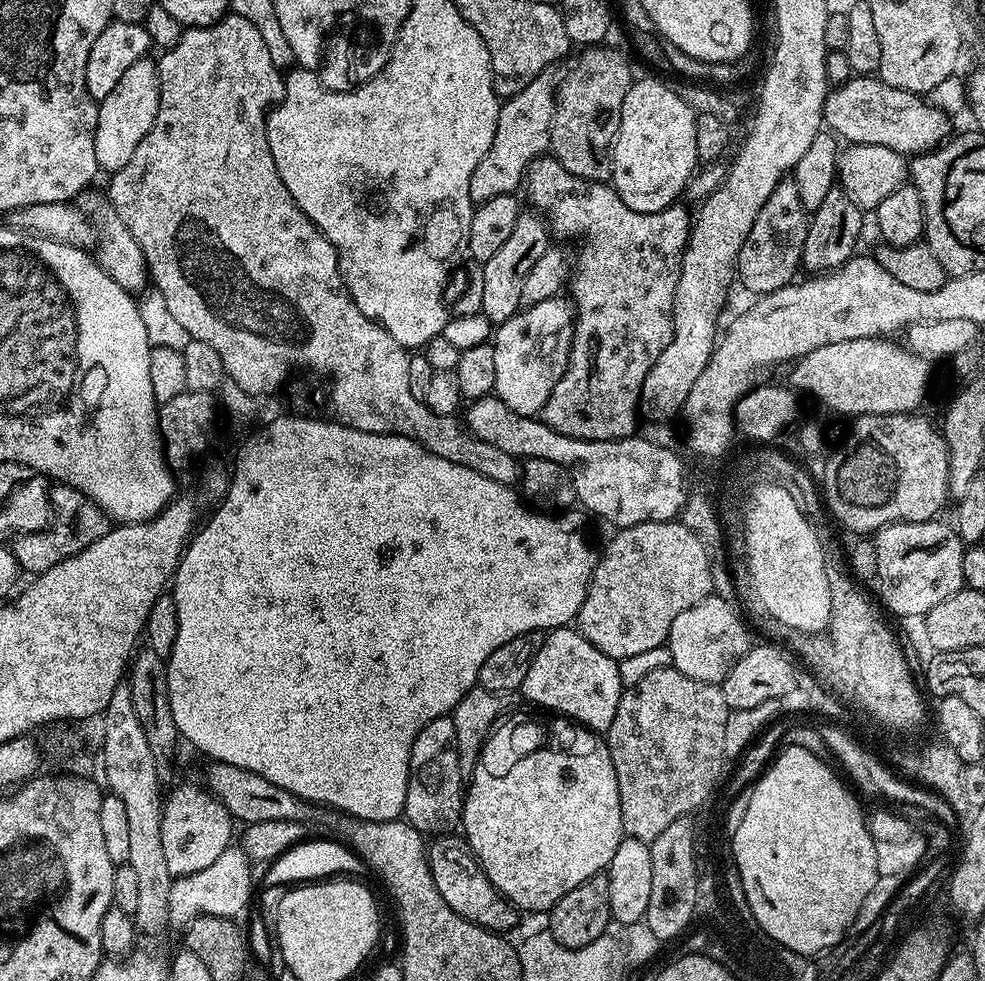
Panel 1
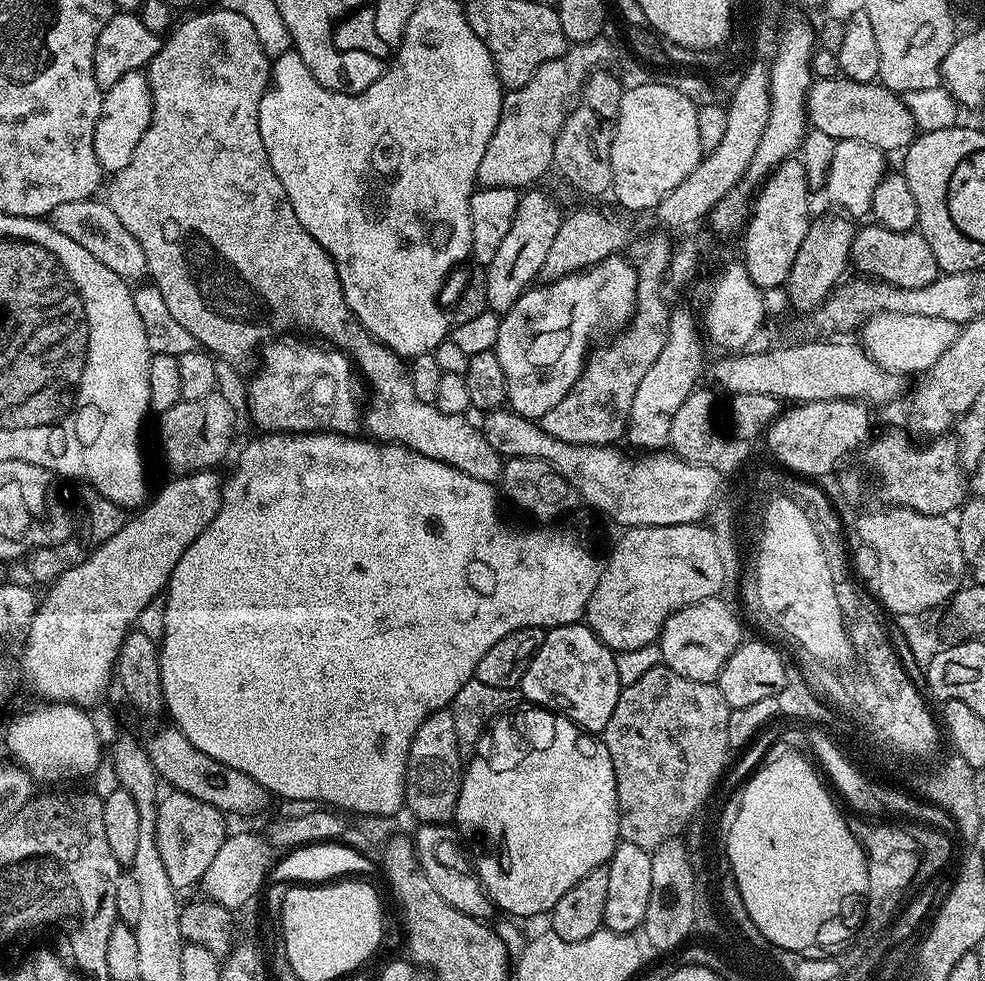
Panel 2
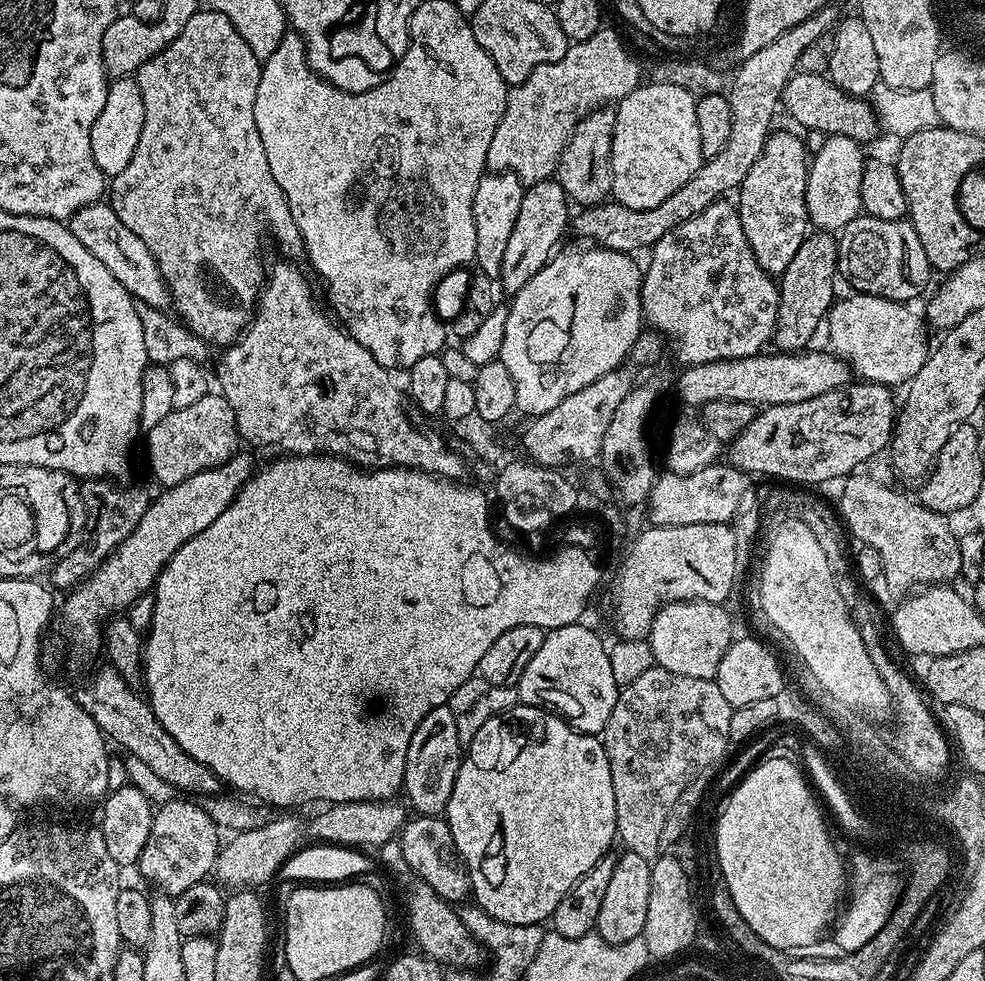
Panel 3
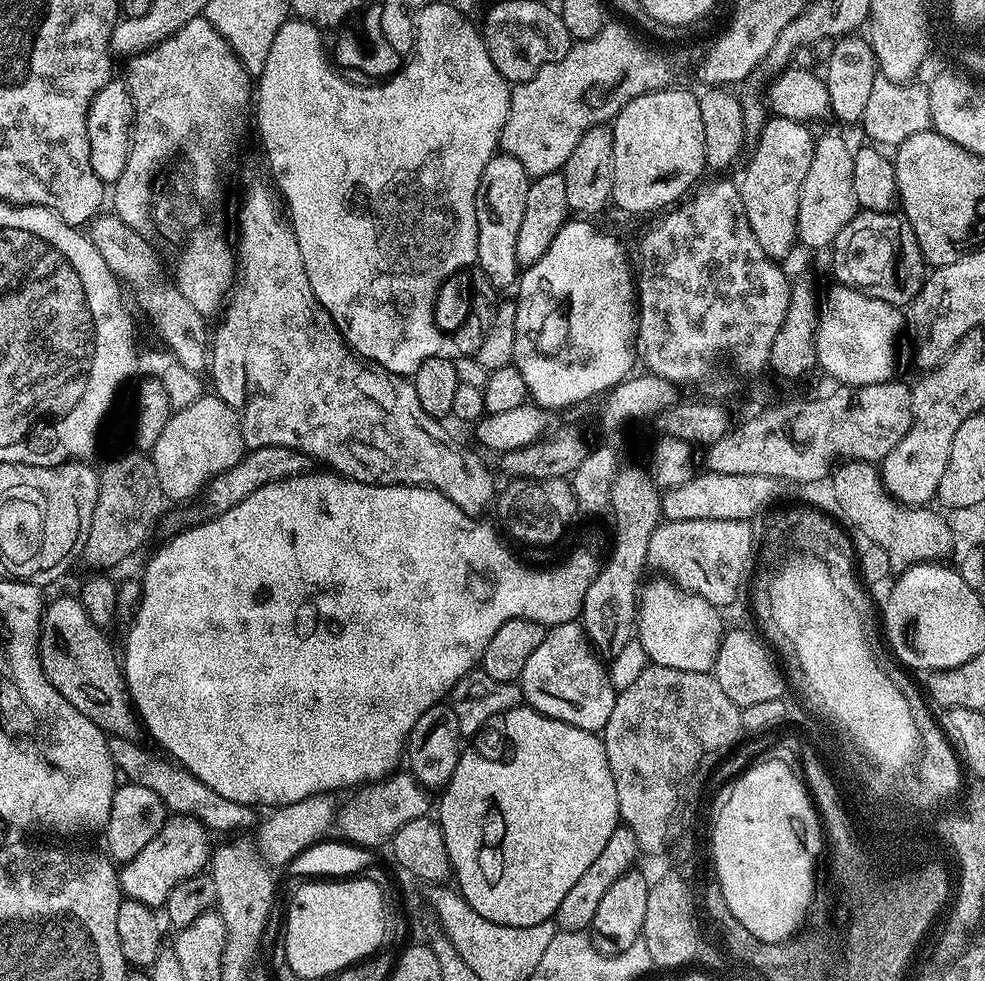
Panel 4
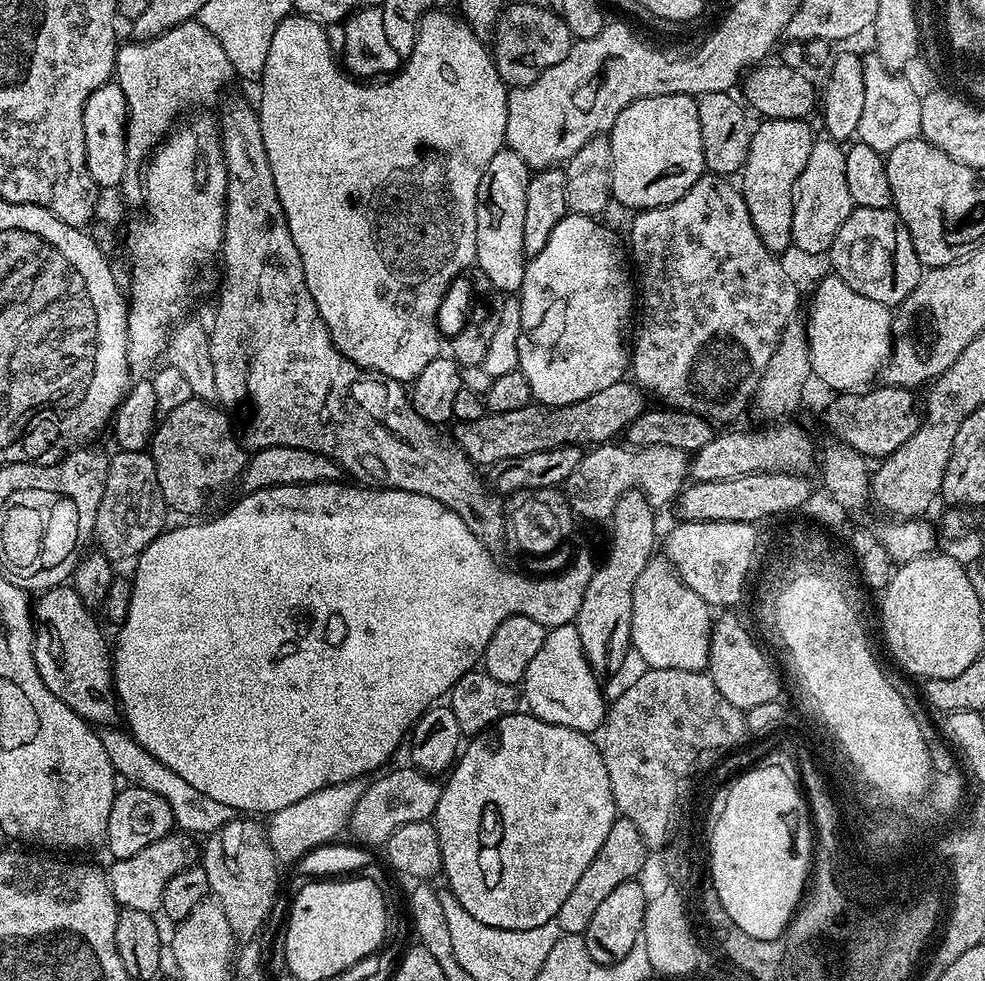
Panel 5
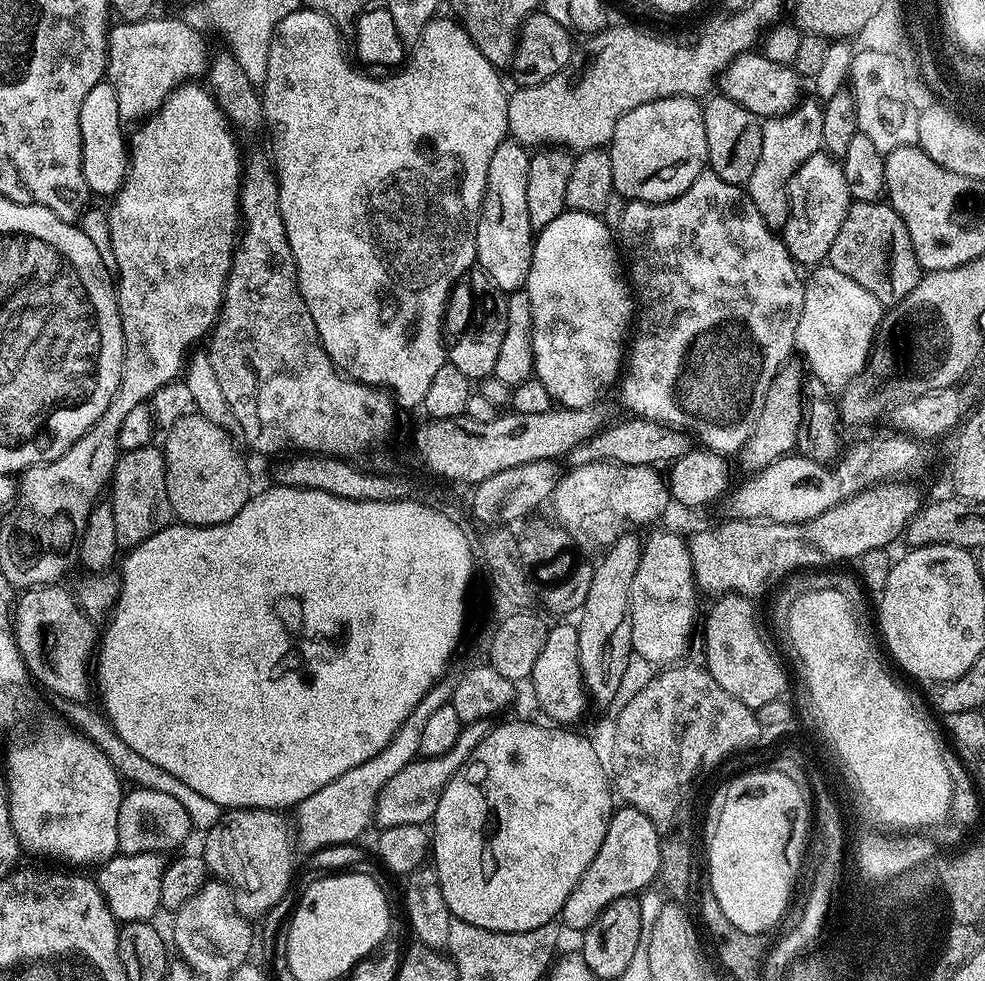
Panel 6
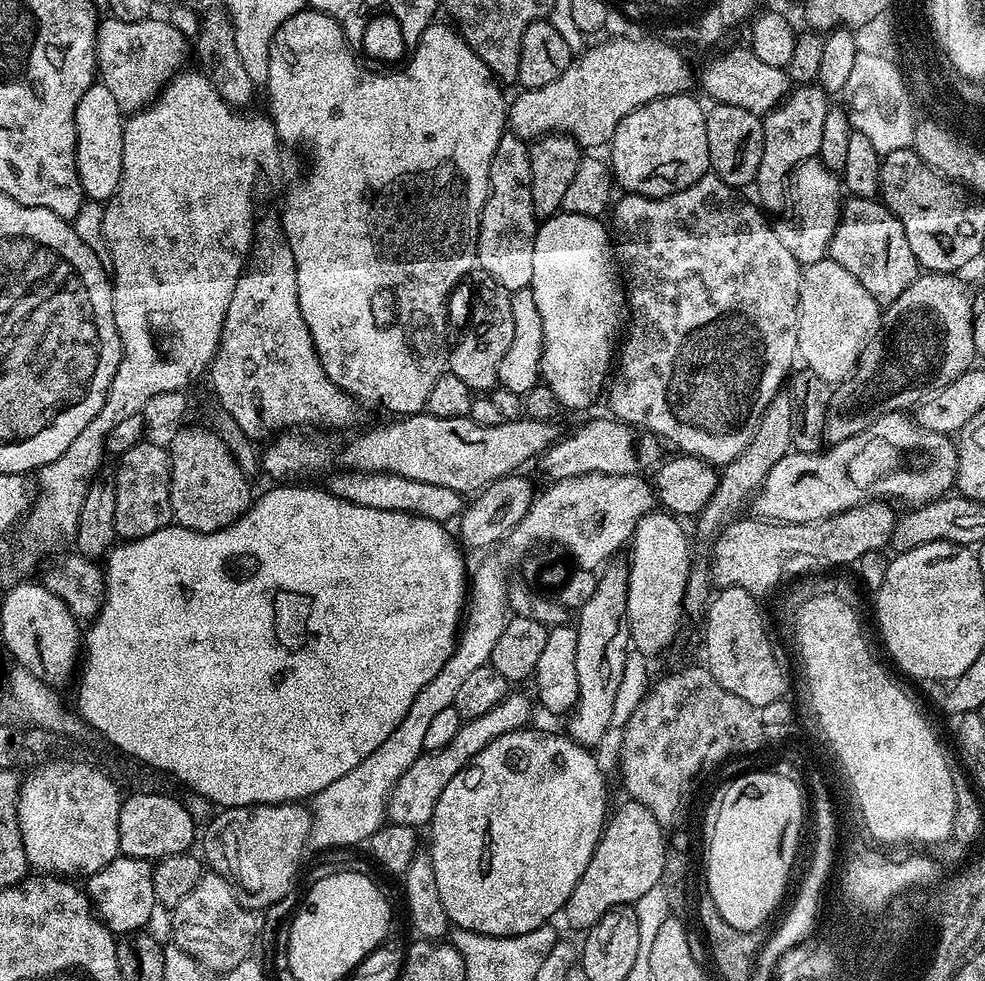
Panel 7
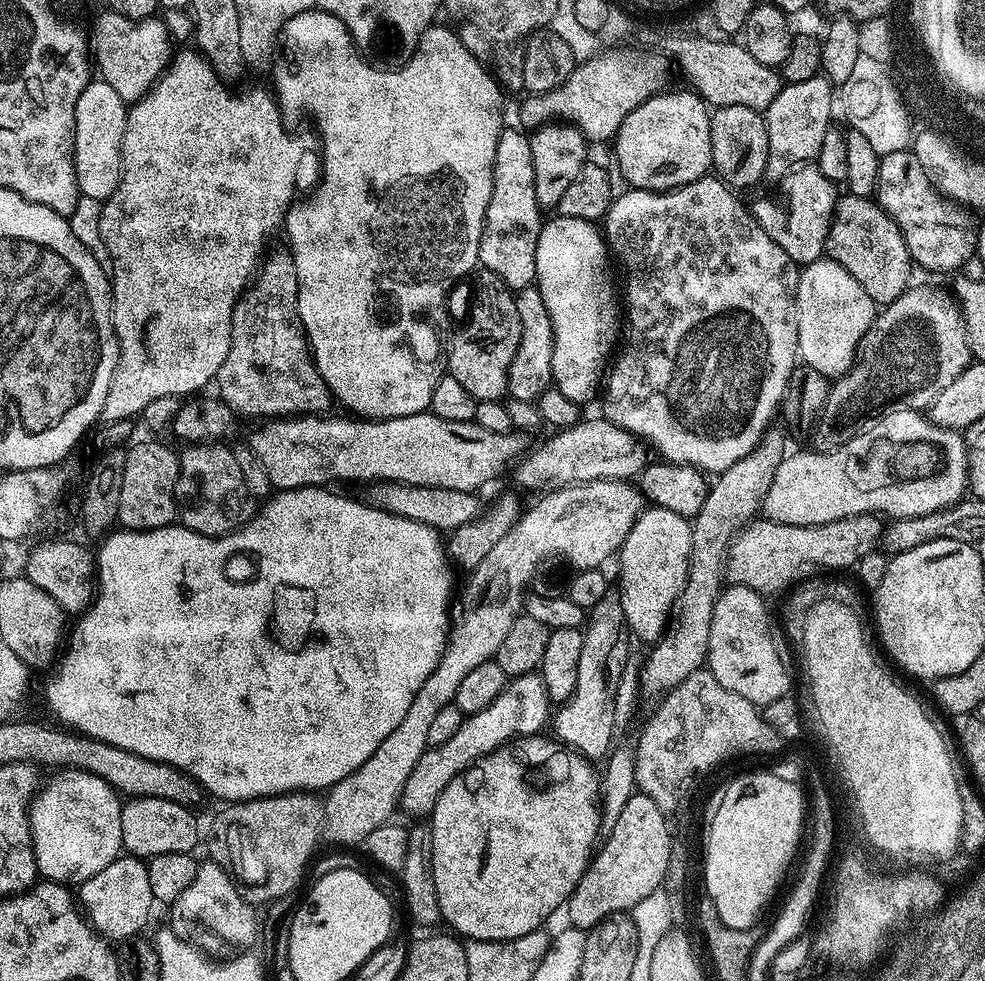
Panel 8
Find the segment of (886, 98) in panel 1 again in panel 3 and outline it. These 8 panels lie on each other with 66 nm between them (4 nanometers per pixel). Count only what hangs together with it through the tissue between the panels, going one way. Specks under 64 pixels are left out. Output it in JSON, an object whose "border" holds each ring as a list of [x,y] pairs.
{"border":[[[797,71],[786,82],[782,93],[783,111],[788,111],[807,130],[823,132],[825,137],[845,136],[861,142],[872,140],[878,133],[876,109],[867,99],[847,96],[837,84],[824,76]]]}

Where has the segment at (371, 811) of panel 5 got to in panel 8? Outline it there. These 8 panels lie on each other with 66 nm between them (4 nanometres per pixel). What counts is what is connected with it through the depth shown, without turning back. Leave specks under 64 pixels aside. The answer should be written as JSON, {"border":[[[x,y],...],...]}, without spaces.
{"border":[[[528,672],[525,676],[509,679],[505,683],[502,694],[498,694],[498,698],[494,698],[494,702],[490,702],[490,706],[486,706],[484,710],[465,715],[462,726],[458,726],[457,732],[448,741],[431,745],[424,751],[422,758],[418,758],[418,766],[414,766],[414,774],[410,774],[410,778],[406,780],[402,808],[416,814],[415,817],[418,818],[431,814],[442,794],[442,790],[446,790],[446,786],[450,786],[450,782],[454,782],[454,778],[458,778],[463,774],[470,765],[476,763],[483,756],[488,756],[494,750],[498,750],[503,744],[519,740],[522,736],[537,735],[543,729],[540,727],[543,724],[545,727],[549,723],[550,708],[548,712],[548,707],[550,707],[548,691],[543,678],[536,672]]]}

